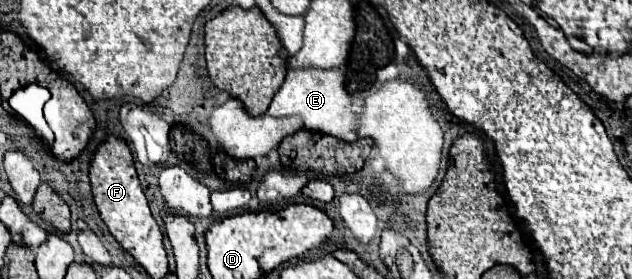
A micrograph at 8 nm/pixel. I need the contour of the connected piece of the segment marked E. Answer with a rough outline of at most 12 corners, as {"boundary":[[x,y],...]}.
{"boundary":[[344,68],[288,70],[268,112],[354,142]]}

